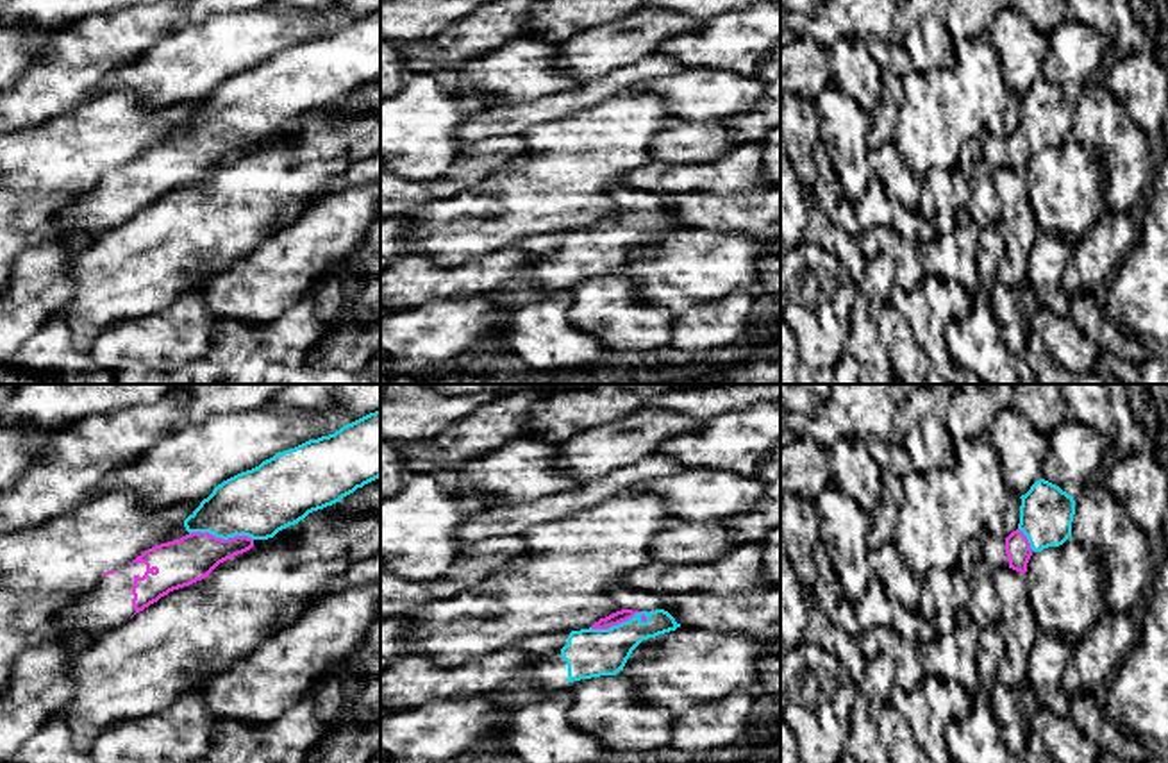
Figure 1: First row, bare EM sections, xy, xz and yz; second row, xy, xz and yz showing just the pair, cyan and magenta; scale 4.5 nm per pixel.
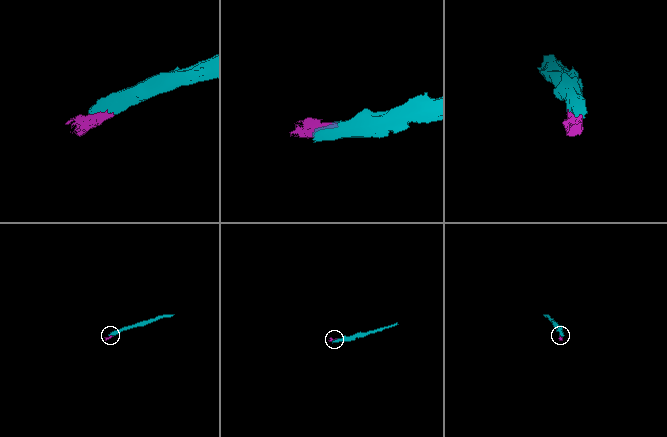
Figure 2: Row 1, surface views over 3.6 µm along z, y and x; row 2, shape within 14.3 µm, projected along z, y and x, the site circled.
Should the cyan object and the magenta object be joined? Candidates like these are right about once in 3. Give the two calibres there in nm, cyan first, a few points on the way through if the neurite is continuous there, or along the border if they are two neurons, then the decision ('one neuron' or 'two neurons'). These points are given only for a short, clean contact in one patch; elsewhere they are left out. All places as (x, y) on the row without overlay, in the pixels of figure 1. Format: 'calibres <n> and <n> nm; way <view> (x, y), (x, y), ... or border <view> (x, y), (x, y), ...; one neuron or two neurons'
calibres 220 and 60 nm; way xz (590, 252), (622, 222), (624, 215); one neuron

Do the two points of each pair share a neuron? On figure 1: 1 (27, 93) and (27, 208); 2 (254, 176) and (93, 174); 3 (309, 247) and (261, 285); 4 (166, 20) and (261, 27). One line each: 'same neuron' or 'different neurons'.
1: different neurons
2: different neurons
3: same neuron
4: different neurons

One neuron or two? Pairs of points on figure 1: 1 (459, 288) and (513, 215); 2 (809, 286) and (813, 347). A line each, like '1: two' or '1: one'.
1: two
2: one

